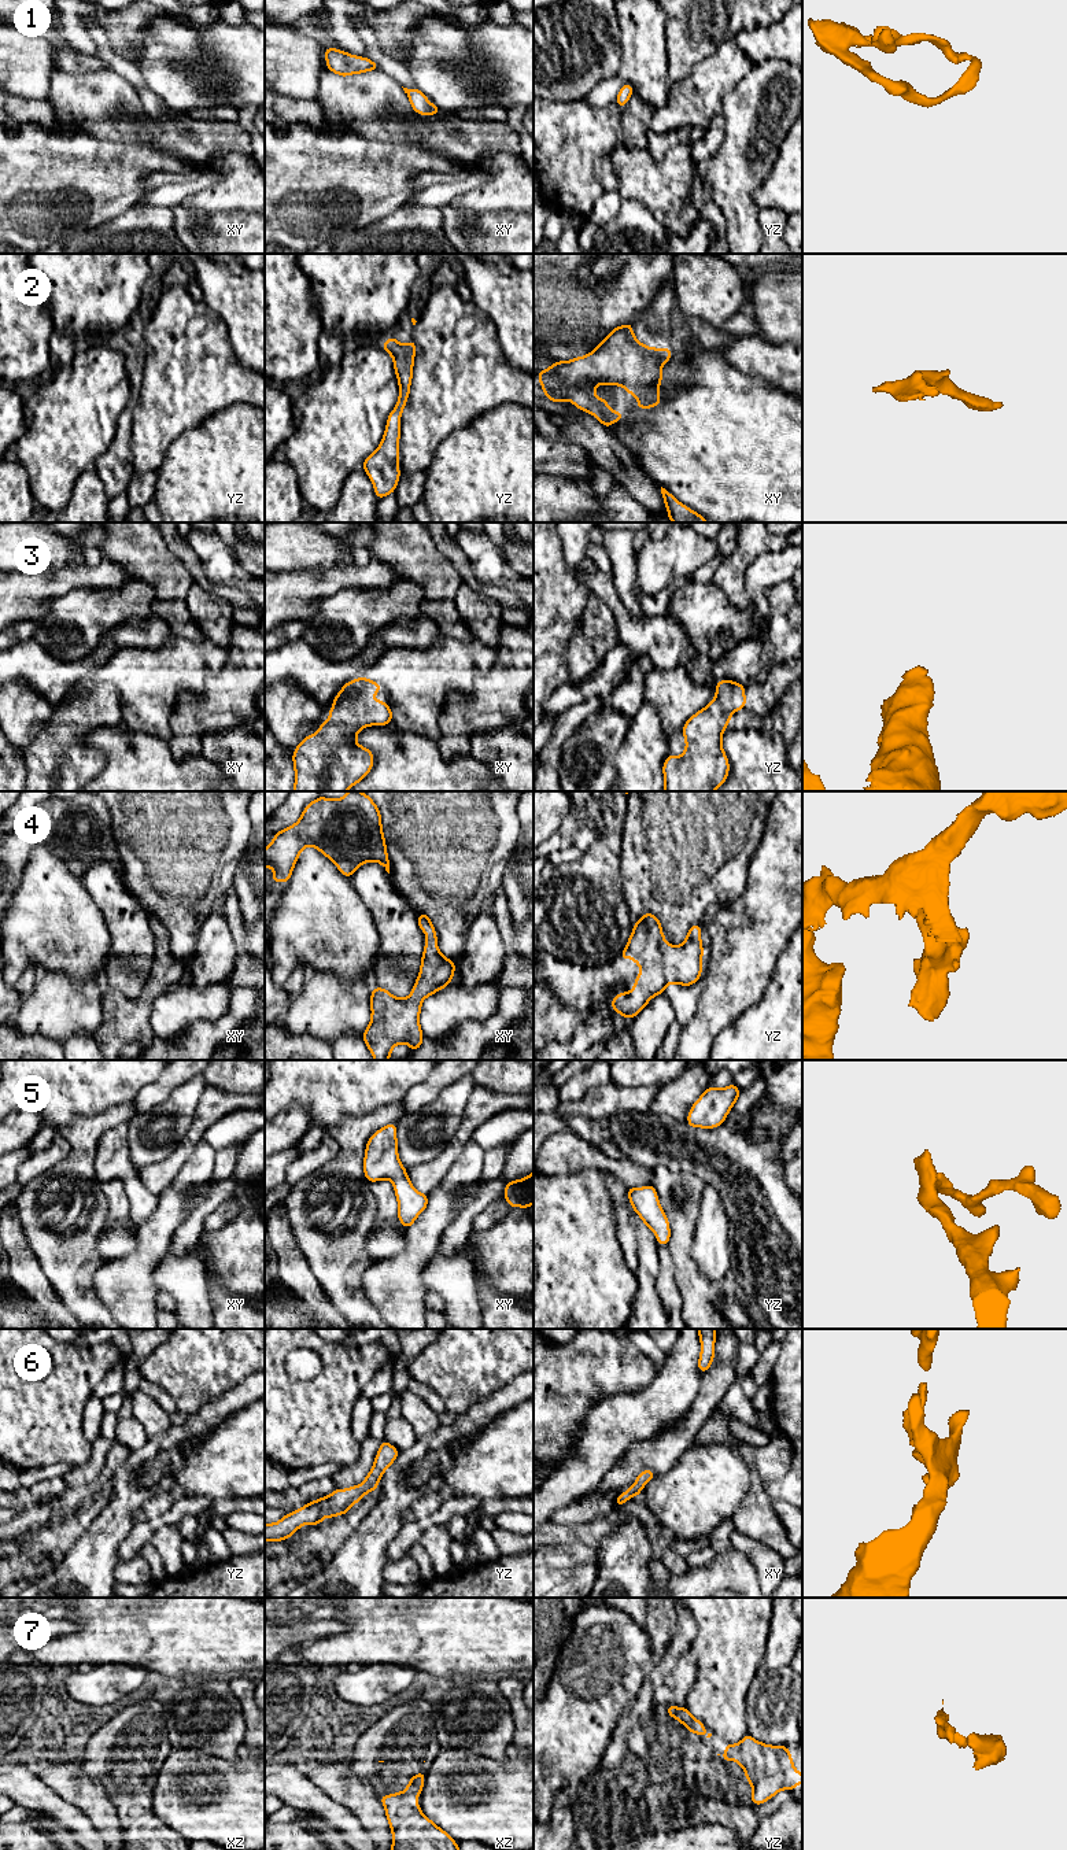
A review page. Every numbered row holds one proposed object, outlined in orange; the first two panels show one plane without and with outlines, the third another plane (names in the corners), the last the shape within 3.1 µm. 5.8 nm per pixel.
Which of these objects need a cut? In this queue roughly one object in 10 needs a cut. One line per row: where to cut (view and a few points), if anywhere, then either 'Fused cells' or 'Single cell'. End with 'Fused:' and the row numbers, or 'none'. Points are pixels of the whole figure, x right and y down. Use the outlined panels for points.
1: No split. Single cell
2: No split. Single cell
3: No split. Single cell
4: No split. Single cell
5: No split. Single cell
6: No split. Single cell
7: No split. Single cell
Fused: none

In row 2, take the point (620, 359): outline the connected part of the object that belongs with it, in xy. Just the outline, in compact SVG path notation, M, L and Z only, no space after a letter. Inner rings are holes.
M625 324L614 328L590 354L554 362L538 374L547 399L558 406L560 400L572 400L576 409L592 414L609 429L623 413L595 396L597 385L620 385L638 398L636 409L654 407L661 402L662 365L671 357L671 348L650 348L638 341L632 324Z

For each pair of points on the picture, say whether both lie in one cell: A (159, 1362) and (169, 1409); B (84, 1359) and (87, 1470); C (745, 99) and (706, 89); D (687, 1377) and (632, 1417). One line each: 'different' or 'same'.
A: different
B: different
C: different
D: same

